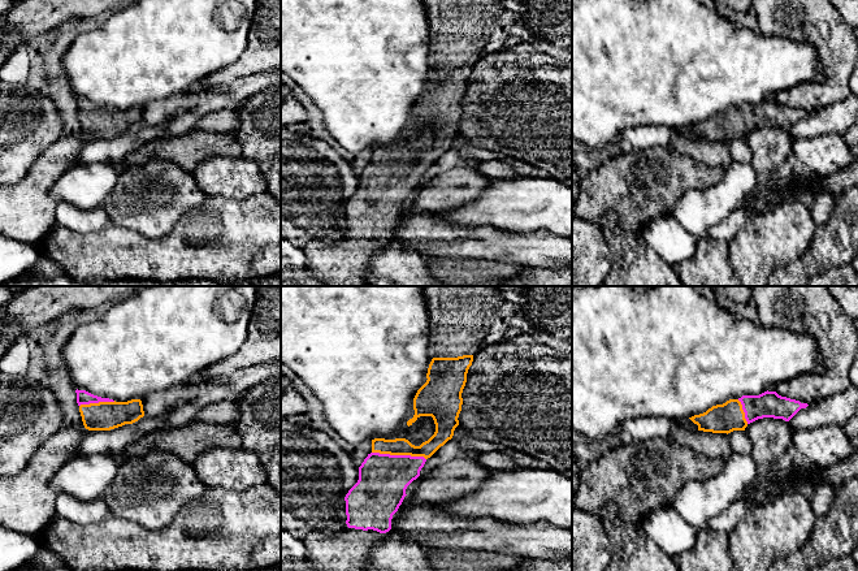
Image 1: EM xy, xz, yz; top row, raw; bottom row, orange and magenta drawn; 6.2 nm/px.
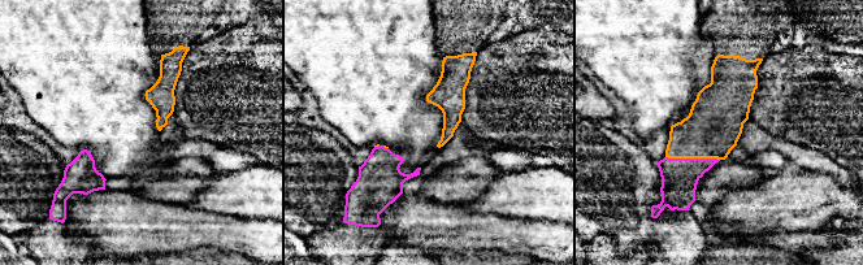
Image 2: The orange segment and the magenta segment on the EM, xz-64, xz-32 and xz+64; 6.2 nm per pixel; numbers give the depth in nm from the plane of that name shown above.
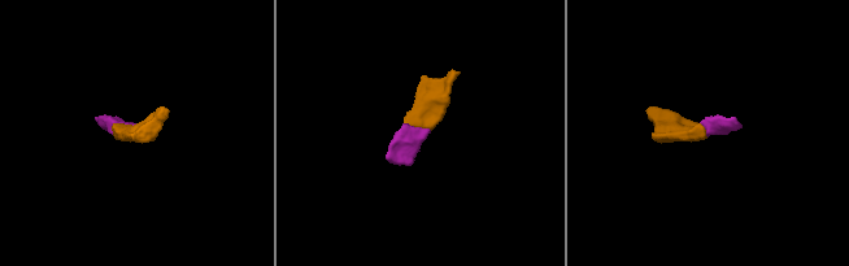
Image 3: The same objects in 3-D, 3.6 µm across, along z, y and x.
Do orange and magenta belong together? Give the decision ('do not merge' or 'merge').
merge

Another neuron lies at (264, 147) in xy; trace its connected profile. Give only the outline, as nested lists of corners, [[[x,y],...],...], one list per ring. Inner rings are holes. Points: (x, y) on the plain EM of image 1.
[[[281,85],[251,95],[244,105],[234,111],[240,117],[240,126],[233,137],[240,144],[242,156],[259,165],[268,191],[281,202]]]

